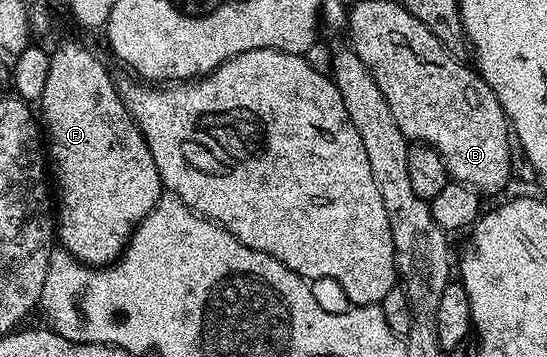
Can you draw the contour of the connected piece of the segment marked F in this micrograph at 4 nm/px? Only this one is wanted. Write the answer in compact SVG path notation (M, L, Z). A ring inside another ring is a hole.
M70 40L53 49L48 79L40 101L40 120L44 125L44 140L48 145L48 160L52 172L58 175L56 184L56 236L61 247L76 260L91 266L105 266L122 255L127 240L141 220L156 206L164 194L162 179L152 162L152 150L130 117L122 93L110 77L102 60L90 48Z

